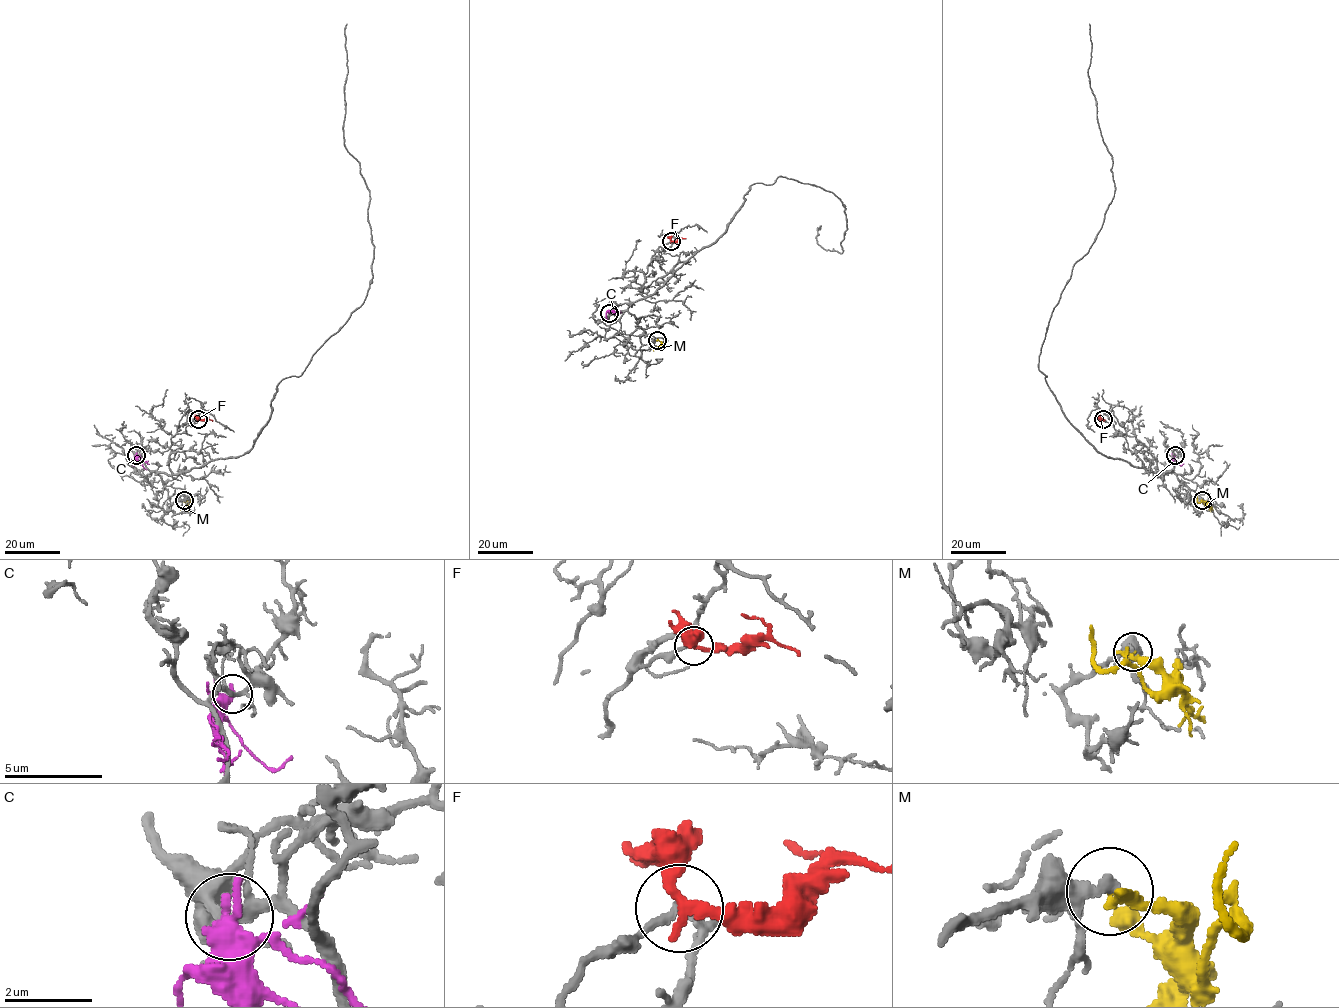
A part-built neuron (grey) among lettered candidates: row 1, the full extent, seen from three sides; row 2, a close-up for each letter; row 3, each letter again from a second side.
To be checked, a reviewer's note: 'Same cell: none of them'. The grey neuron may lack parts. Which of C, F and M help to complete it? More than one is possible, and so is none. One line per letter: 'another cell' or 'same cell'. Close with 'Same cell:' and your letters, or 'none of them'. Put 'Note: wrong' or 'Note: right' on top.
Note: right
C: another cell
F: another cell
M: another cell
Same cell: none of them

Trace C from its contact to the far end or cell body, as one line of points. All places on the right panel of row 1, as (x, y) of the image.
C: (1175, 455), (1173, 470)

